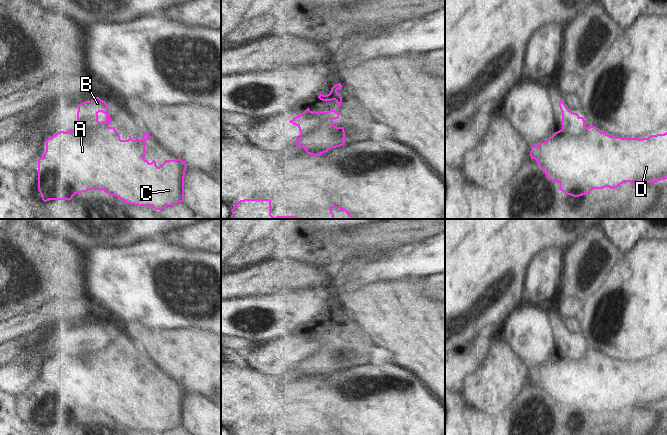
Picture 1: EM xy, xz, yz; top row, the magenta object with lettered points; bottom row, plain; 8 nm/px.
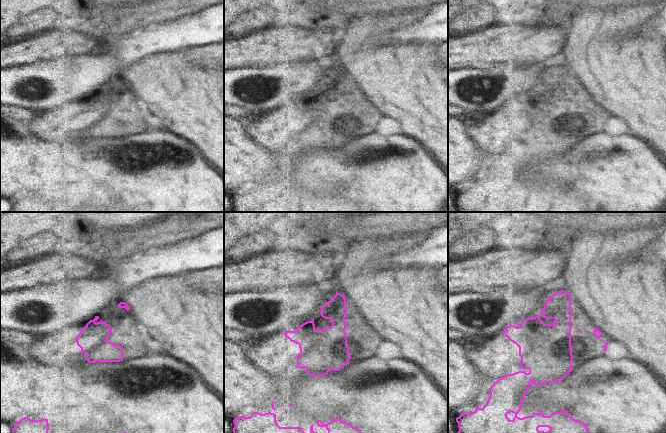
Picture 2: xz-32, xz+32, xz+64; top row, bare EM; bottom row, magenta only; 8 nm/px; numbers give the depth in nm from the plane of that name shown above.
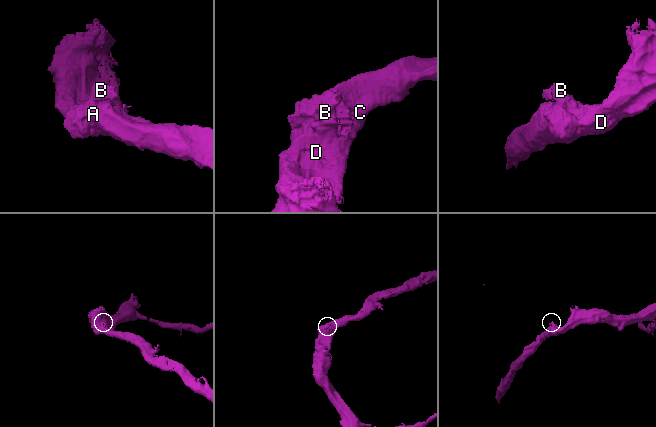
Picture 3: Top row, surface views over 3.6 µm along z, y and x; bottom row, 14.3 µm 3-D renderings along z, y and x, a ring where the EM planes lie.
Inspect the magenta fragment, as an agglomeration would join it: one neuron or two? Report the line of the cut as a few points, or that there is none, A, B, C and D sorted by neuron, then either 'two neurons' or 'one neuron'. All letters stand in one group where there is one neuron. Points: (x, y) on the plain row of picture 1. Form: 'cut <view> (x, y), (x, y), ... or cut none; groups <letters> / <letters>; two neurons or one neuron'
cut xz (325, 336), (325, 343), (317, 351), (310, 344), (302, 345); groups A C D / B; two neurons

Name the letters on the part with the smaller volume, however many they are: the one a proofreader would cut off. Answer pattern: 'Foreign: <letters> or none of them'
Foreign: B

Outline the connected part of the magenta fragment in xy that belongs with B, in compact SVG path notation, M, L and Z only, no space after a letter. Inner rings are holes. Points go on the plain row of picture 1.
M95 321L91 325L85 325L78 329L77 352L91 356L109 350L110 345L111 342L108 337L108 329L99 321ZM99 336L106 339L105 346L98 345Z

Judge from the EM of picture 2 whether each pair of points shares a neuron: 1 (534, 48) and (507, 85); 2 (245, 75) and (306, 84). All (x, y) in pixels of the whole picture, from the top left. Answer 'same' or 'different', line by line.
1: different
2: same

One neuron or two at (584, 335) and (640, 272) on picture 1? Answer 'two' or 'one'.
one

